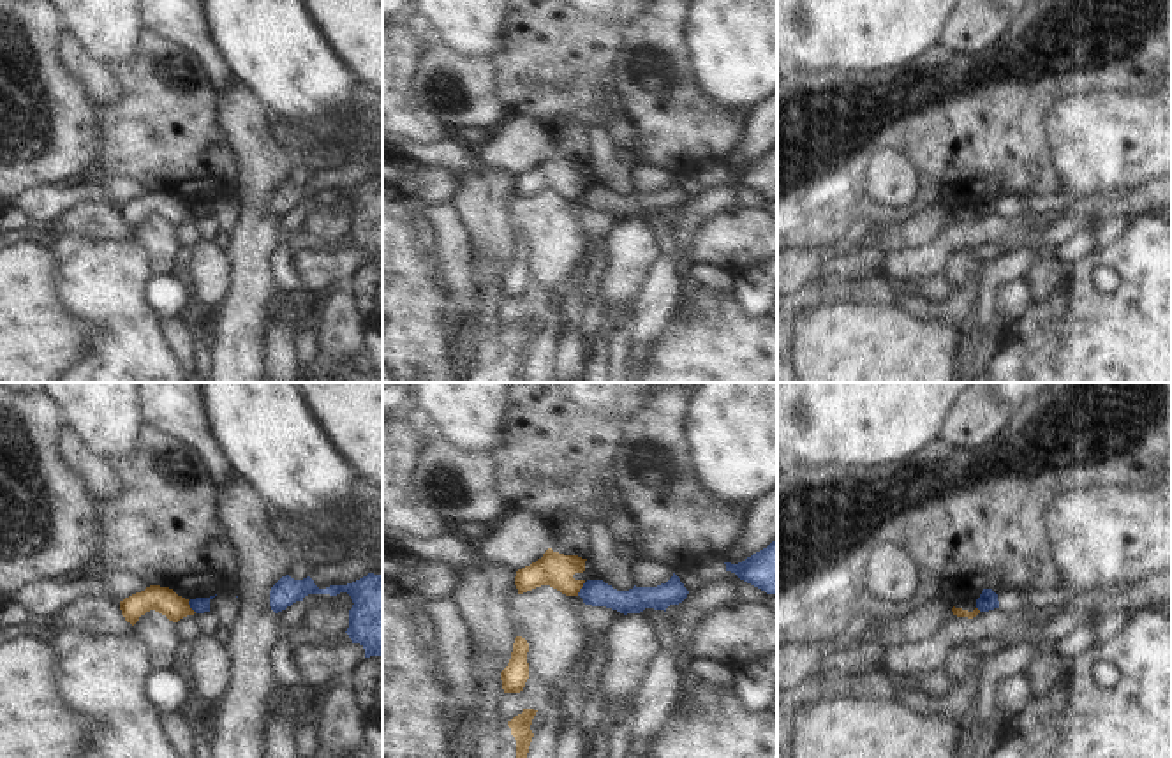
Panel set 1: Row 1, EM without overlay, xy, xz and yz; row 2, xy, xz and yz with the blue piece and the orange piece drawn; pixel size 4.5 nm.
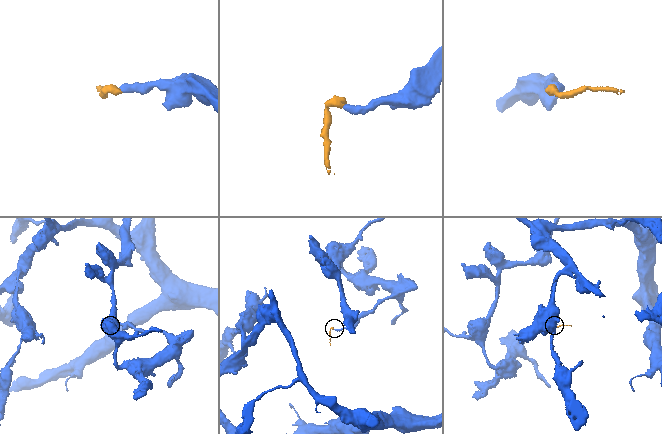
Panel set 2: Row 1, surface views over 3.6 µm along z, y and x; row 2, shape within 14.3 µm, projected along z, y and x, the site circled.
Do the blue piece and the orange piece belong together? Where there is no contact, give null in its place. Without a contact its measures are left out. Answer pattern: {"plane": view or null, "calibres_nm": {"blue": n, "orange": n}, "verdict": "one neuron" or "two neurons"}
{"plane": "xz", "calibres_nm": {"blue": 120, "orange": 160}, "verdict": "two neurons"}

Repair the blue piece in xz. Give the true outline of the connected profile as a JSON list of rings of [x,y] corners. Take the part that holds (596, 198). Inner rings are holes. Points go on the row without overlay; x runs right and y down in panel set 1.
[[[673,182],[657,192],[633,192],[629,196],[617,196],[603,185],[587,185],[578,201],[585,210],[606,212],[624,220],[640,219],[645,213],[664,215],[670,210],[679,210],[687,203],[689,196],[680,183]]]

